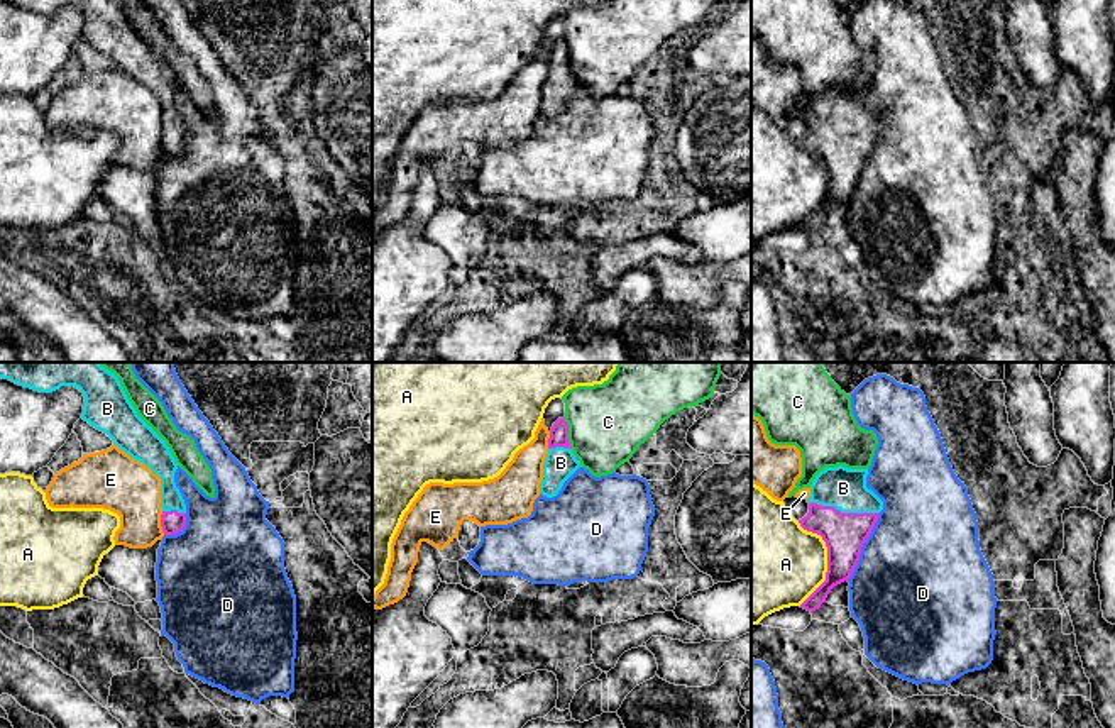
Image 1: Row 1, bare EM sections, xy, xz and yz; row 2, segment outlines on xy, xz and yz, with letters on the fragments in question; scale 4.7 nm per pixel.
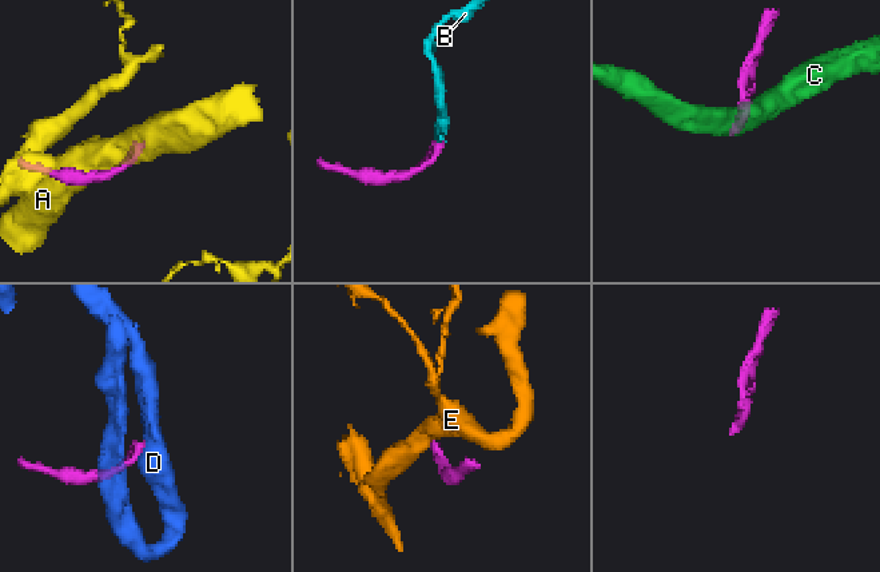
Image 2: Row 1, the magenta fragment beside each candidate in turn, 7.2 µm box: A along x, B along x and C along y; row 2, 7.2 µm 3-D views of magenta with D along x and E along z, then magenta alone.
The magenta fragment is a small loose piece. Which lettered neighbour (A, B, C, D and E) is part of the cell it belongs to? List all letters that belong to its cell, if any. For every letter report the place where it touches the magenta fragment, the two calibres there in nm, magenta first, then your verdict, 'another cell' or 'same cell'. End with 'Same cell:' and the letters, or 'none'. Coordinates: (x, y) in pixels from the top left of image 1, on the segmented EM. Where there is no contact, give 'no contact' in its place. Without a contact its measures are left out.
A: meets magenta in yz at (828, 559); 200 nm thick on the magenta side, 420 nm on the other; another cell
B: meets magenta in yz at (843, 513); 200 nm thick on the magenta side, 200 nm on the other; same cell
C: meets magenta in xz at (567, 432); 100 nm thick on the magenta side, 380 nm on the other; another cell
D: meets magenta in yz at (862, 546); 200 nm thick on the magenta side, 480 nm on the other; another cell
E: meets magenta in xy at (161, 523); 110 nm thick on the magenta side, 280 nm on the other; another cell
Same cell: B

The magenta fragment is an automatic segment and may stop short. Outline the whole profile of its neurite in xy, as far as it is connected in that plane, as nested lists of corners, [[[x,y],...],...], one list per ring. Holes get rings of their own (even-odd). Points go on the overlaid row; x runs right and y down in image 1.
[[[0,362],[0,378],[39,393],[78,388],[85,396],[81,418],[161,477],[164,535],[183,532],[186,505],[174,483],[178,464],[166,442],[137,415],[113,372],[98,362]]]

